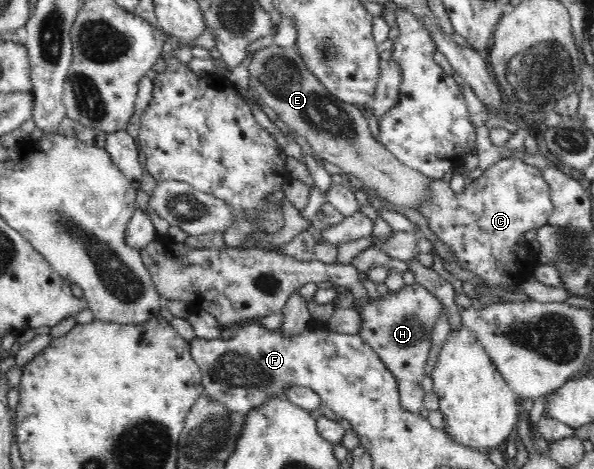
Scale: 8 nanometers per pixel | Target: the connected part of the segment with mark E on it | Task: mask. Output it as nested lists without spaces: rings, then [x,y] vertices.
[[[278,47],[257,50],[249,64],[249,86],[254,87],[266,106],[279,115],[279,118],[288,124],[291,133],[304,136],[310,144],[313,154],[331,162],[335,167],[340,167],[344,173],[351,173],[371,190],[375,190],[380,198],[410,210],[417,210],[423,216],[424,210],[428,211],[433,203],[432,177],[404,164],[393,152],[390,152],[384,144],[374,138],[370,133],[367,119],[367,108],[358,104],[352,104],[340,100],[330,94],[328,89],[314,76],[301,62],[300,53],[294,47]]]

